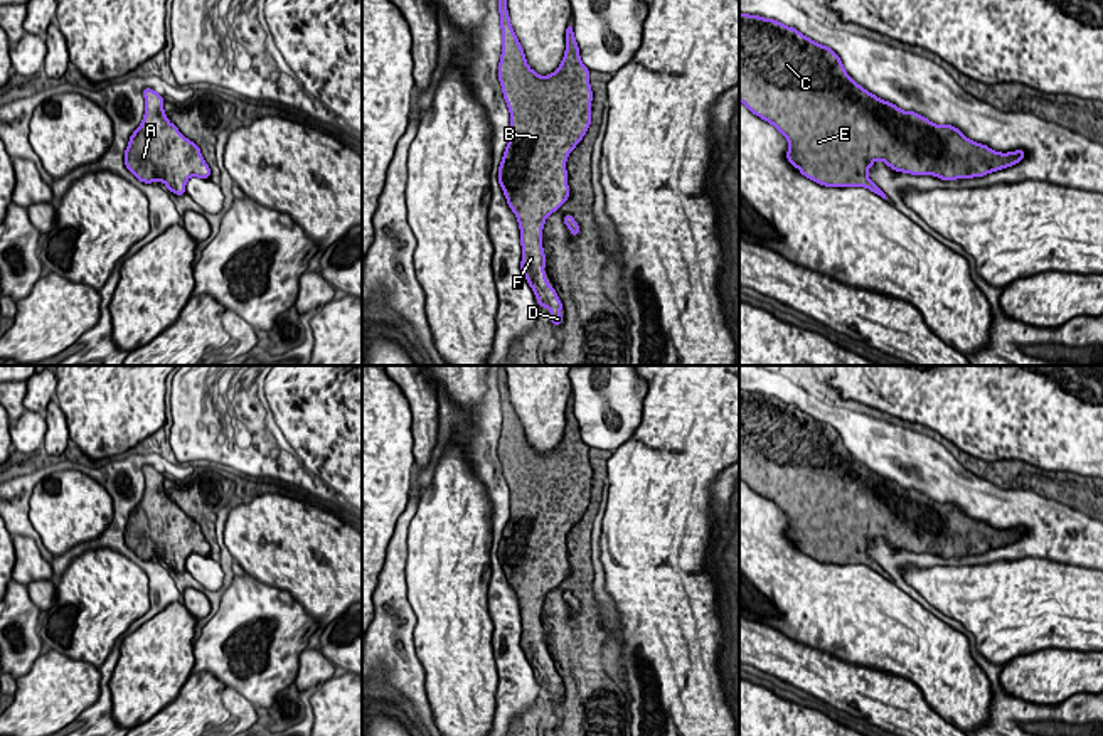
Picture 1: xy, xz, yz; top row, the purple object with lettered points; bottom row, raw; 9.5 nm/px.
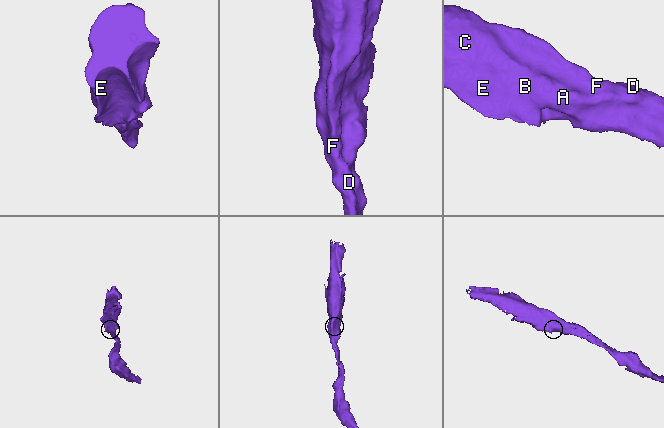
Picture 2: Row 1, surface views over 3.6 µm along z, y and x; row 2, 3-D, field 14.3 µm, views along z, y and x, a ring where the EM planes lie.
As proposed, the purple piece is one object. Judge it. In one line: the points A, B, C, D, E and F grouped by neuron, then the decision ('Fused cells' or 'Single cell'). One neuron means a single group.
Groups: A B C D E F. Single cell

